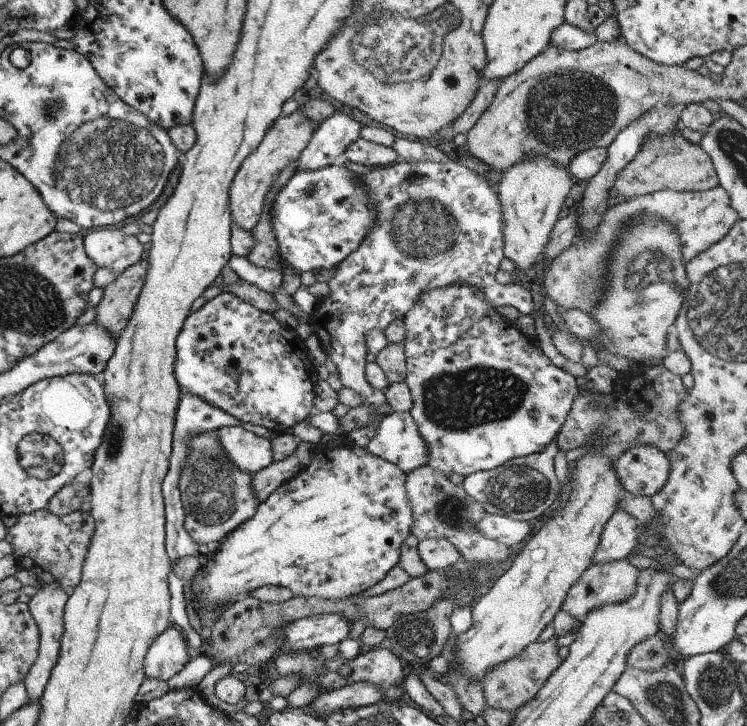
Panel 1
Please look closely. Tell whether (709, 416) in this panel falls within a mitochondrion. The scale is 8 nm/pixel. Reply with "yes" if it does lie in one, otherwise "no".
no

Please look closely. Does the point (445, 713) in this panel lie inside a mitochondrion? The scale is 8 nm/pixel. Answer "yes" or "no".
no

